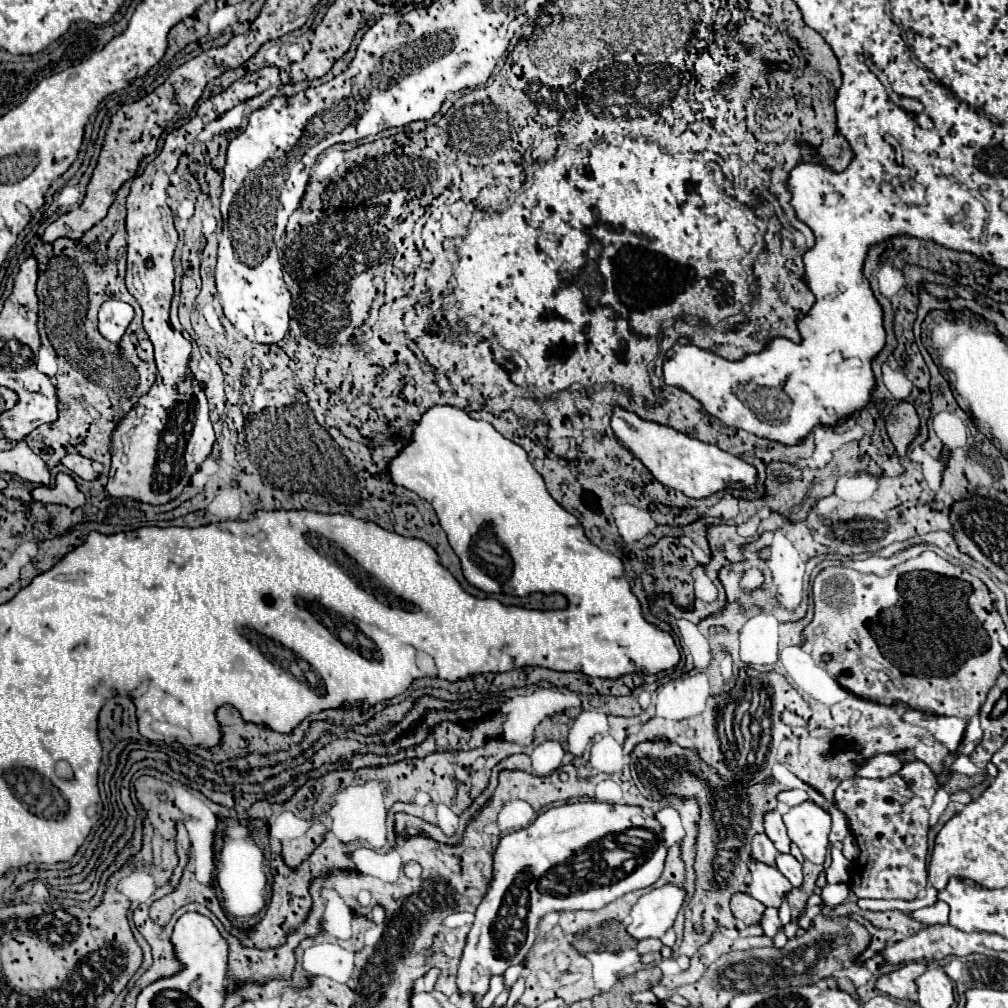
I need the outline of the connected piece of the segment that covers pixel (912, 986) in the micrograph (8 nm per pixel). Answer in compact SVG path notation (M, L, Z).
M906 963L898 971L884 975L878 979L876 987L896 999L910 999L916 1001L916 977L920 977L926 971L926 963Z

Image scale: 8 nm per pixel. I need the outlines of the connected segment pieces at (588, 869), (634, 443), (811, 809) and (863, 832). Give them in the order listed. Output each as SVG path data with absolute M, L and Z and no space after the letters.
M586 801L548 809L546 813L540 813L528 827L504 835L494 853L494 879L488 895L476 911L476 921L468 935L468 943L458 967L456 985L460 995L472 993L474 999L484 997L488 993L490 977L504 975L508 967L522 963L534 943L536 925L546 913L602 909L630 891L654 885L662 875L666 859L666 847L660 833L660 823L656 819L644 819L644 811L640 807Z
M620 407L614 409L612 429L620 443L630 449L662 485L682 491L686 497L704 499L722 489L752 489L758 481L758 471L740 457L734 457L716 445L692 439L672 427L644 421L636 413Z
M806 801L784 815L784 825L788 829L788 837L800 847L802 855L816 865L822 865L830 845L830 813L820 809L816 803Z
M908 761L898 775L886 779L852 777L838 785L836 807L848 817L860 847L848 883L856 897L912 901L926 887L928 819L938 787L936 775L922 761Z

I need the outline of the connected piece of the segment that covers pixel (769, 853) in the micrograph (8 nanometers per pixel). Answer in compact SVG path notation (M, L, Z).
M764 833L754 835L754 839L752 839L752 859L754 861L776 867L776 855L778 855L778 851L776 851L774 843Z

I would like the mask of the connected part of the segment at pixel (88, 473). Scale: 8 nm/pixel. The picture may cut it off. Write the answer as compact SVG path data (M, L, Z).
M66 455L61 463L66 469L70 469L72 473L76 473L82 479L94 479L96 477L96 471L94 471L90 459L81 455Z

